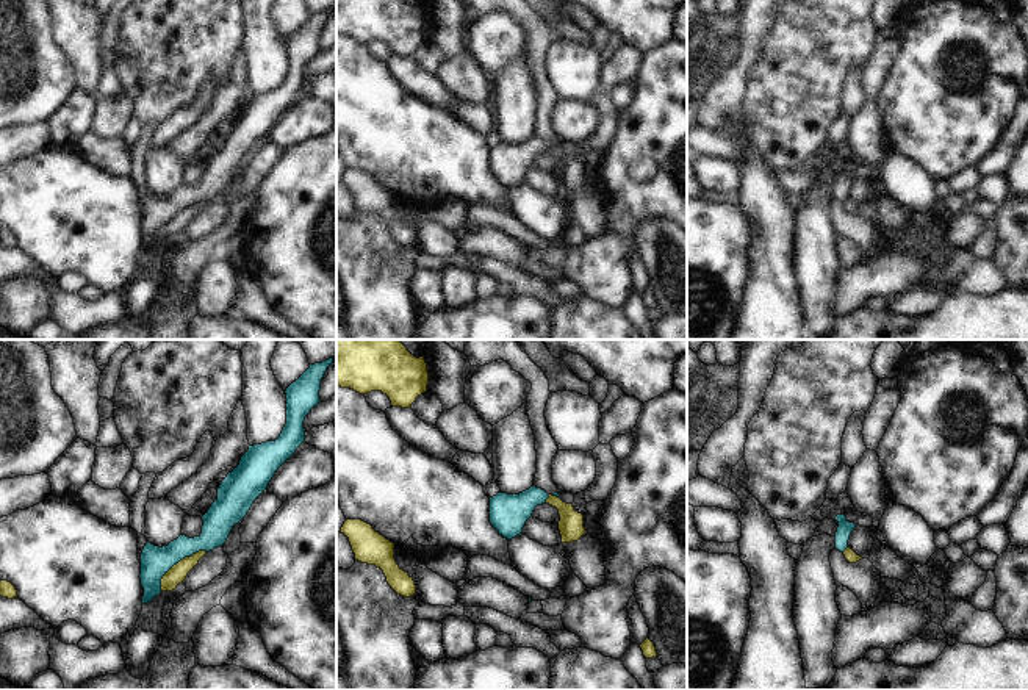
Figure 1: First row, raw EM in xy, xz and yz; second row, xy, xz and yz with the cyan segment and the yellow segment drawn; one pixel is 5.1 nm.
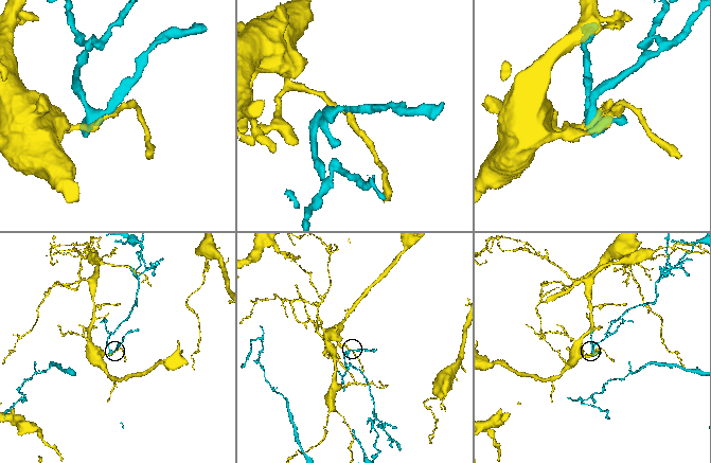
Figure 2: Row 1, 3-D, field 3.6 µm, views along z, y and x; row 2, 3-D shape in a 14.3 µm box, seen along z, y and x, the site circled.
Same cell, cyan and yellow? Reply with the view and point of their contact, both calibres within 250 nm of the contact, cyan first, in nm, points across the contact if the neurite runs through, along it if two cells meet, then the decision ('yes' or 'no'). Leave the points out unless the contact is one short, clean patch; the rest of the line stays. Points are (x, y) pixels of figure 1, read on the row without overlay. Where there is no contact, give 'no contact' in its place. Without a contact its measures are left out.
contact xy (177, 212); calibres 160 and 90 nm; border xy (207, 201), (197, 201), (180, 208), (163, 226), (160, 240); no

